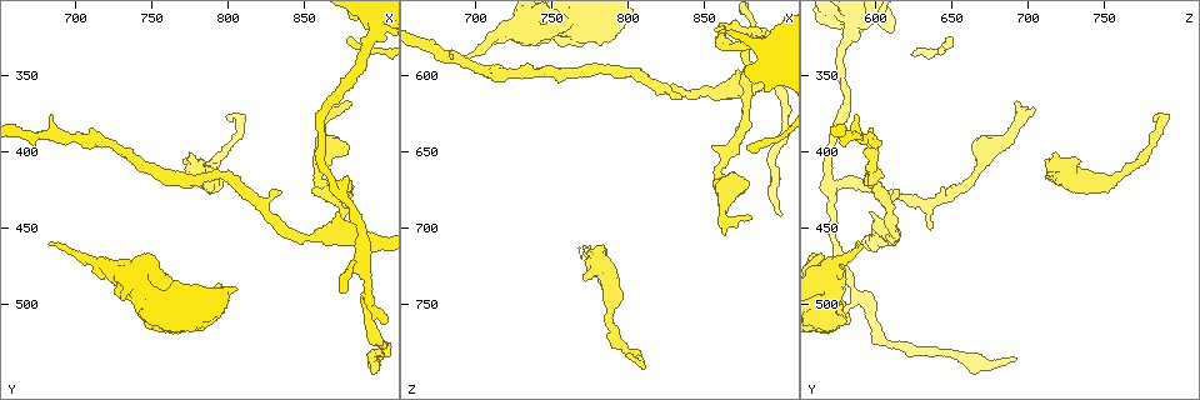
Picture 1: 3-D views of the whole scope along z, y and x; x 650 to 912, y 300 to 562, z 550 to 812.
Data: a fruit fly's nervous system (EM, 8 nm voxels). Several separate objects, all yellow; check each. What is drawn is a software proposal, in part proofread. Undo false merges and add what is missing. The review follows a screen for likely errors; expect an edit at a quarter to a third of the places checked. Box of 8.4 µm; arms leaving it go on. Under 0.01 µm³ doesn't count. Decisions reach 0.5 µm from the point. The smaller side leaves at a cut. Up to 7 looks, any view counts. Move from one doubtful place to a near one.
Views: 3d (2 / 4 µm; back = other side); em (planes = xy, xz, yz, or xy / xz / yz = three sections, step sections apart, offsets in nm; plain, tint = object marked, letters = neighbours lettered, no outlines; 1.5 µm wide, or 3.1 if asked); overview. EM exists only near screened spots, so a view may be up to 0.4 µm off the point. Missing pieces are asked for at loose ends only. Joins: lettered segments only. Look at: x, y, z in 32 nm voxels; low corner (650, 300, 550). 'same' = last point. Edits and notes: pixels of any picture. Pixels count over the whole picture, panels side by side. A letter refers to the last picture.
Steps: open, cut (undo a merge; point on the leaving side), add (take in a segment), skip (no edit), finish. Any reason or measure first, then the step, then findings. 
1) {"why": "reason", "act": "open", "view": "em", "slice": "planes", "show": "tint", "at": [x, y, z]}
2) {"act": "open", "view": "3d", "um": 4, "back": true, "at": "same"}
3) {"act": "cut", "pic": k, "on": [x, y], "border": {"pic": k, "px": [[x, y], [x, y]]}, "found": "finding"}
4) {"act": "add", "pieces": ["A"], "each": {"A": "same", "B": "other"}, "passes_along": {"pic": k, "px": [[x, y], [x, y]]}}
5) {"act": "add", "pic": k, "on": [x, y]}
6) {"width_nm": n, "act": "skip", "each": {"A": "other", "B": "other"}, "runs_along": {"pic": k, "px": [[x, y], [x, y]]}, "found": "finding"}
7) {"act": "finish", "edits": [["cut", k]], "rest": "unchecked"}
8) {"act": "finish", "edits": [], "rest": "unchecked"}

{"why": "free end", "act": "open", "view": "3d", "um": 2, "at": [686, 460, 588]}

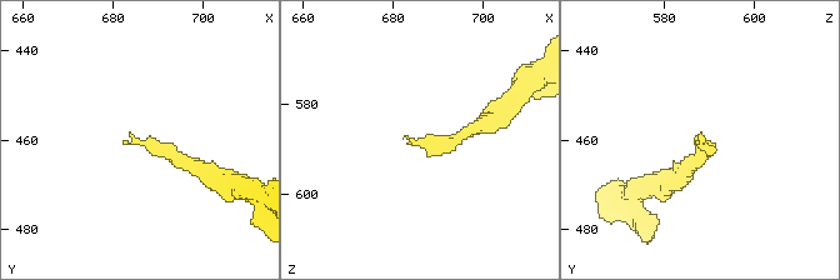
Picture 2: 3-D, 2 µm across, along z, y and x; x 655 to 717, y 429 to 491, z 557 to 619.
{"act": "open", "view": "em", "slice": "planes", "show": "letters", "at": [683, 459, 588]}

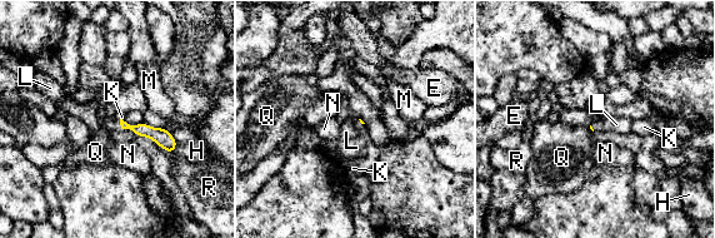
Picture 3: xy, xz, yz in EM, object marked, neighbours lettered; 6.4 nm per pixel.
{"act": "add", "pieces": ["L"], "each": {"E": "other", "H": "other", "K": "other", "L": "same", "M": "other", "N": "other", "Q": "other", "R": "other"}, "passes_along": {"pic": 3, "px": [[143, 129], [120, 123], [113, 124]]}, "found": "the cell continues"}

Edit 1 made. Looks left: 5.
{"why": "long arm stops here", "act": "open", "view": "em", "slice": "planes", "show": "letters", "at": [800, 376, 784]}

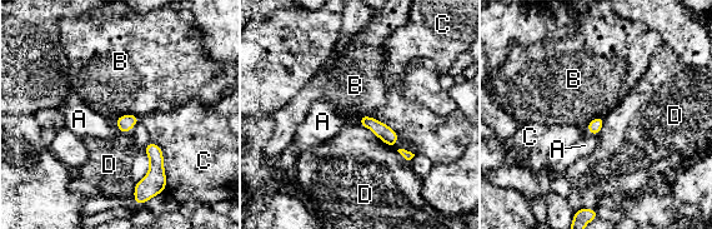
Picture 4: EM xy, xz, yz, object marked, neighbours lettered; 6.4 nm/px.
{"width_nm": 90, "act": "skip", "each": {"A": "other", "B": "other", "C": "other", "D": "other"}, "border": {"pic": 4, "px": [[139, 115], [121, 114], [114, 119]]}, "found": "none of them fits"}

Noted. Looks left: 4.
{"act": "open", "view": "3d", "um": 4, "at": [788, 418, 752]}

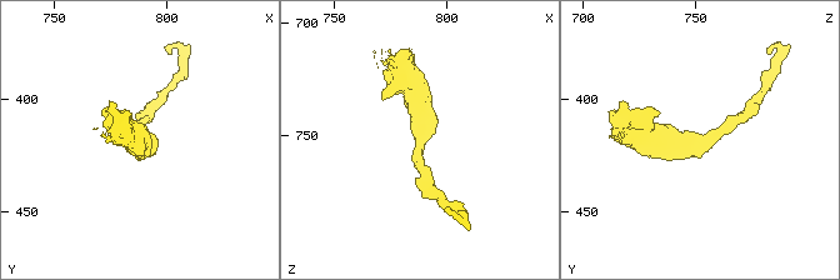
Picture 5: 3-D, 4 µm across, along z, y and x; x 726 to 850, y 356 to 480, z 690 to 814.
{"arm_widths_nm": [190, 400], "act": "open", "view": "em", "slice": "planes", "show": "plain", "at": [789, 420, 753]}

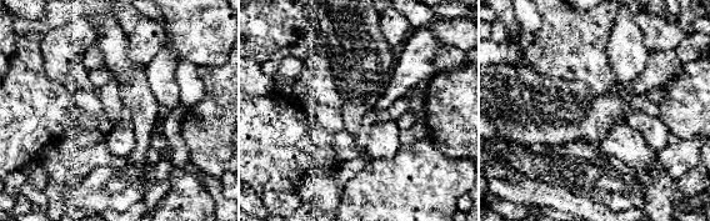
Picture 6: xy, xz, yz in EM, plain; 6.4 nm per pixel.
{"why": "what lies round it", "act": "open", "view": "em", "slice": "planes", "show": "letters", "at": "same"}

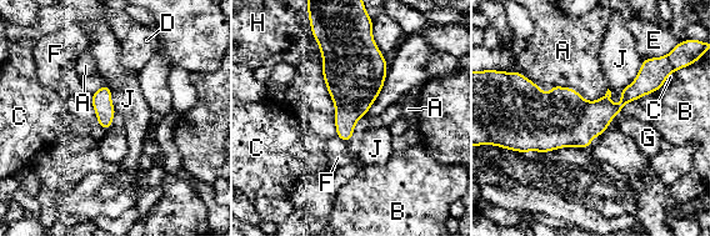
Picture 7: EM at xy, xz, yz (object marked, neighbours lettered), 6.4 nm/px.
{"act": "skip", "each": {"A": "other", "B": "other", "C": "other", "D": "other", "E": "other", "F": "other", "G": "other", "H": "other", "J": "other"}, "border": {"pic": 7, "px": [[553, 84], [590, 101], [608, 90]]}, "found": "continuous, no second cell"}

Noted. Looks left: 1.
{"act": "finish", "edits": [["add", 3]], "rest": "unchecked"}

